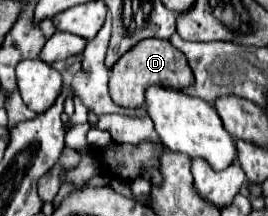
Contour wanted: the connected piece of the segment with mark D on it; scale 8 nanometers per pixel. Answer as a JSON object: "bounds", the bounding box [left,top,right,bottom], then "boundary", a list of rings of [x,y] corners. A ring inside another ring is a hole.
{"bounds":[109,40,195,108],"boundary":[[[143,40],[143,44],[135,46],[127,56],[121,56],[121,60],[111,70],[109,80],[109,94],[115,104],[123,108],[143,108],[145,106],[145,90],[149,86],[163,86],[171,90],[185,90],[187,86],[195,84],[193,72],[185,60],[185,56],[171,46],[169,40]]]}

